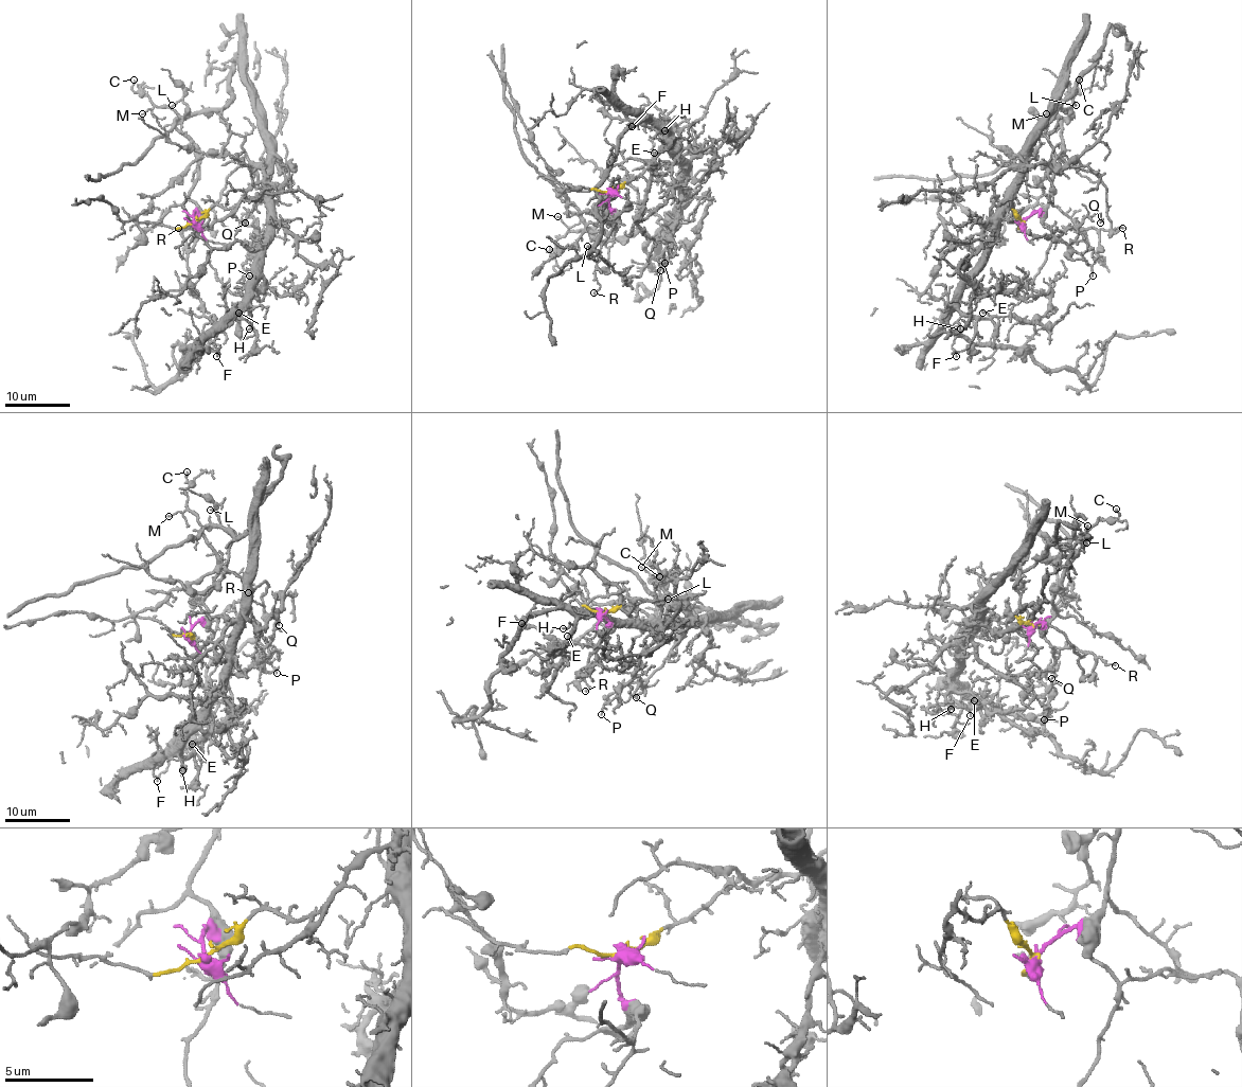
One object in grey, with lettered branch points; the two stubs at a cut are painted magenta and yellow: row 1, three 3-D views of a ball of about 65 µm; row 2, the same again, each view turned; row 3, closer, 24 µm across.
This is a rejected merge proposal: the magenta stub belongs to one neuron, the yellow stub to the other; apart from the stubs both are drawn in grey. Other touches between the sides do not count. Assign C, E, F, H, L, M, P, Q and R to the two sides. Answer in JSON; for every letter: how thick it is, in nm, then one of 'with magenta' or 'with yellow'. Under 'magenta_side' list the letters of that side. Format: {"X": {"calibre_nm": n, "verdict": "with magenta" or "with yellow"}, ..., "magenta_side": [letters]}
{"C": {"calibre_nm": 120, "verdict": "with magenta"}, "E": {"calibre_nm": 140, "verdict": "with yellow"}, "F": {"calibre_nm": 130, "verdict": "with yellow"}, "H": {"calibre_nm": 110, "verdict": "with yellow"}, "L": {"calibre_nm": 100, "verdict": "with magenta"}, "M": {"calibre_nm": 120, "verdict": "with magenta"}, "P": {"calibre_nm": 110, "verdict": "with yellow"}, "Q": {"calibre_nm": 140, "verdict": "with yellow"}, "R": {"calibre_nm": 90, "verdict": "with magenta"}, "magenta_side": ["C", "L", "M", "R"]}

